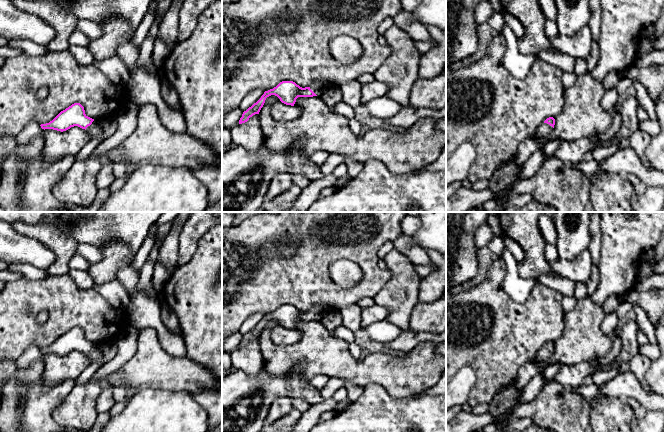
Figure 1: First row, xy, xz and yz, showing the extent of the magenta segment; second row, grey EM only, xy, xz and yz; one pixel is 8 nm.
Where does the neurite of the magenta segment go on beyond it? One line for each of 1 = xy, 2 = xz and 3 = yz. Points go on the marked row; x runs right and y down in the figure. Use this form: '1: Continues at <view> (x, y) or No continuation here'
1: Continues at xy (94, 129)
2: Continues at xz (319, 88)
3: Continues at yz (544, 130)

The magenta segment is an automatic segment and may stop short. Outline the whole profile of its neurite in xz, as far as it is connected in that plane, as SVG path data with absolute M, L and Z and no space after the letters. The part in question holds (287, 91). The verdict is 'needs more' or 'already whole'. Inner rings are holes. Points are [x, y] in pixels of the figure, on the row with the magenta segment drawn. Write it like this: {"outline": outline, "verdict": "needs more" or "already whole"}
{"outline": "M282 81L273 89L265 91L256 103L244 111L242 117L239 120L239 124L245 123L253 115L259 114L266 98L271 95L277 96L280 101L286 105L294 106L298 97L320 97L331 87L332 85L330 83L322 81L314 82L309 87L305 88L300 87L293 81Z", "verdict": "needs more"}

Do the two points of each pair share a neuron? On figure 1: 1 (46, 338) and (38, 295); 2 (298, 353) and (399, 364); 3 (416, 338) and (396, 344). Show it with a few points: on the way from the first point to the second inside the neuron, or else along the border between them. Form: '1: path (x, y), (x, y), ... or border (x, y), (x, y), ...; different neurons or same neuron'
1: path (35, 327), (32, 324), (32, 306); same neuron
2: path (323, 354), (330, 356), (345, 367), (374, 367); same neuron
3: path (411, 339), (401, 343); same neuron

